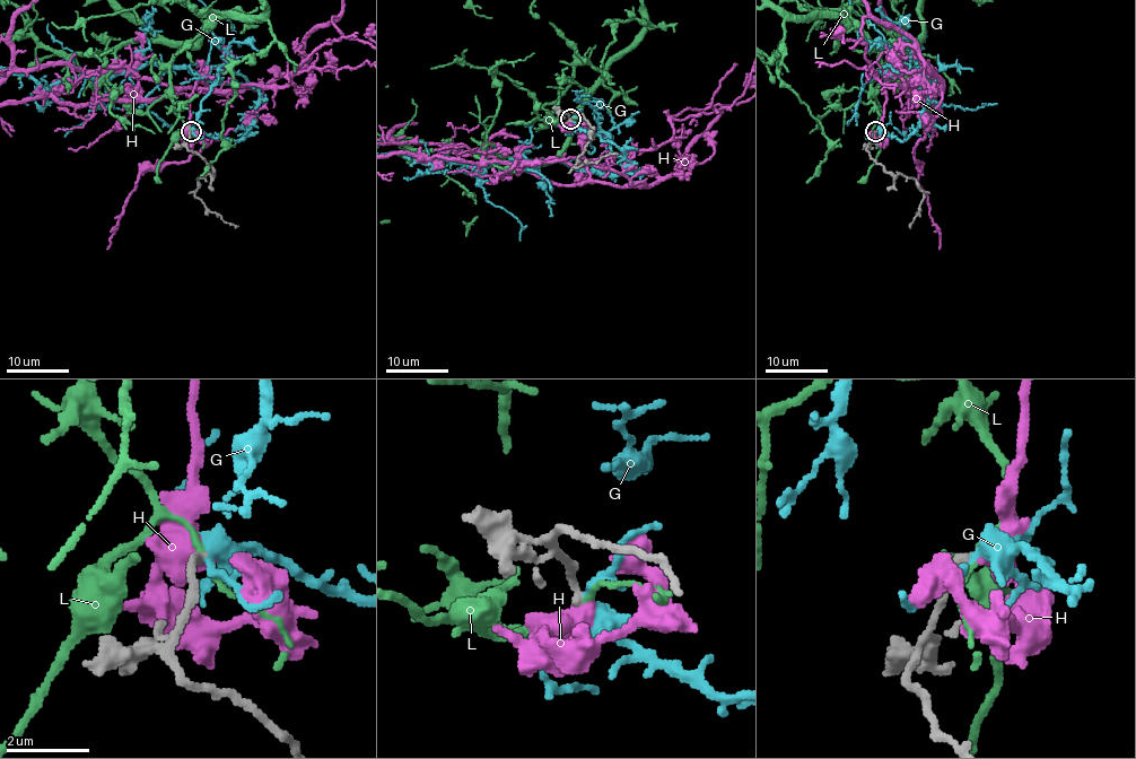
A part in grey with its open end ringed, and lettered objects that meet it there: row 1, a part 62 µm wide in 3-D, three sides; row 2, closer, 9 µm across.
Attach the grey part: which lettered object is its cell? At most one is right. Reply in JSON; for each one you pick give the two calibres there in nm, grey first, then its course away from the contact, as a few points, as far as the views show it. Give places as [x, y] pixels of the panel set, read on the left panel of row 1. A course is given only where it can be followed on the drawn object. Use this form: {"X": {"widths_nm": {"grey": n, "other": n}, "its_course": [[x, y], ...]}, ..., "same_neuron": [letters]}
{"G": {"widths_nm": {"grey": 200, "other": 320}}, "same_neuron": ["G"]}

